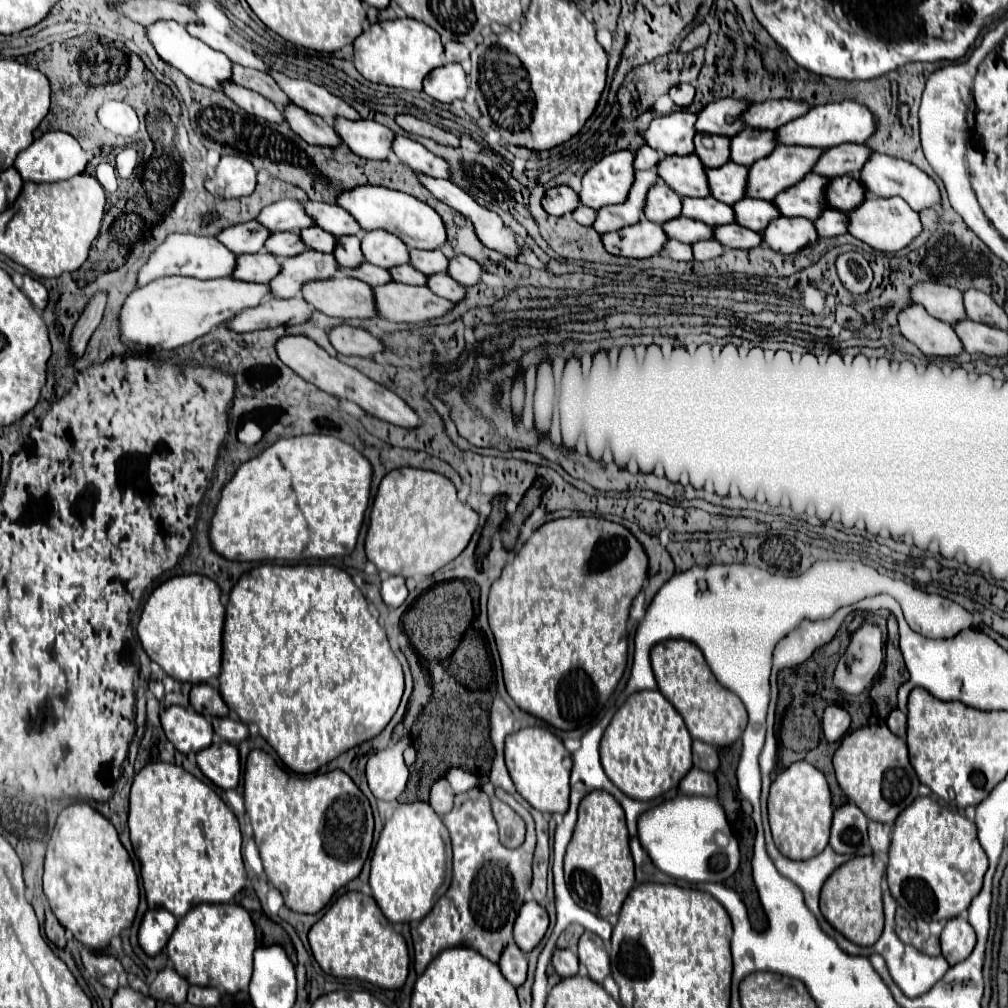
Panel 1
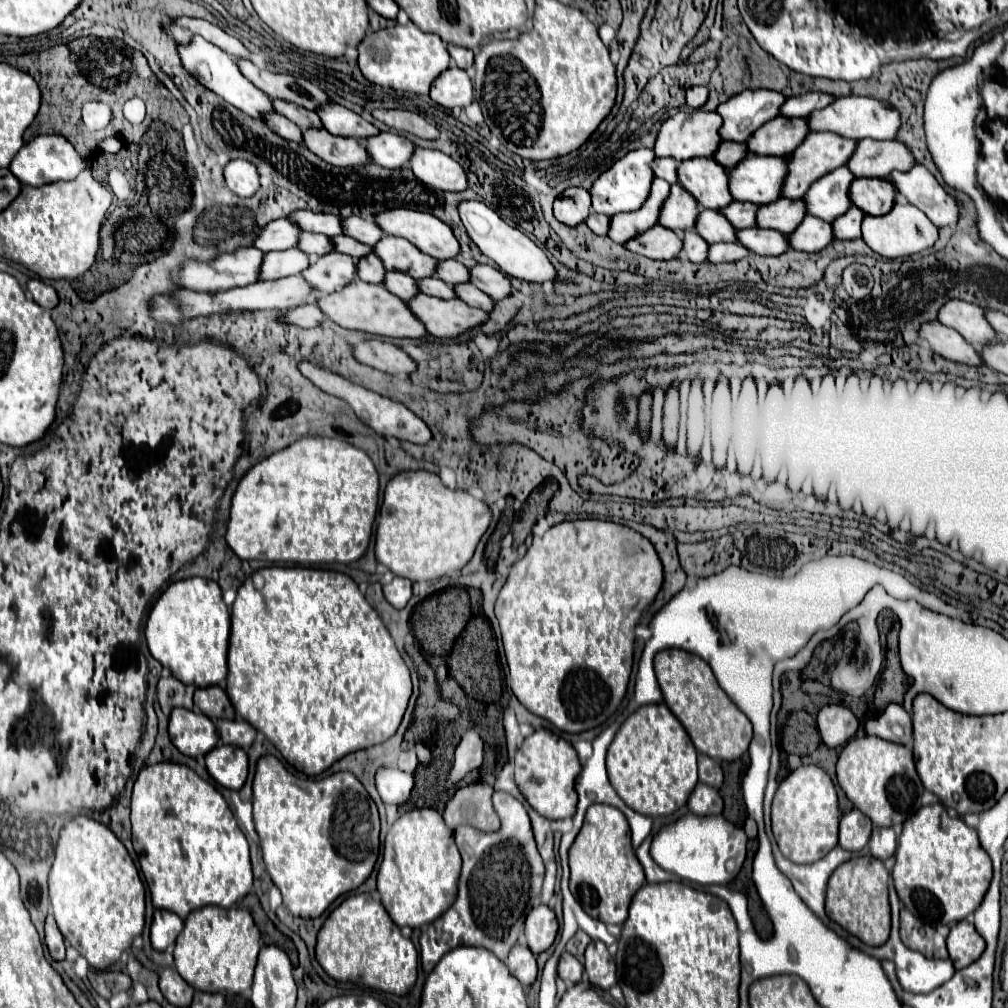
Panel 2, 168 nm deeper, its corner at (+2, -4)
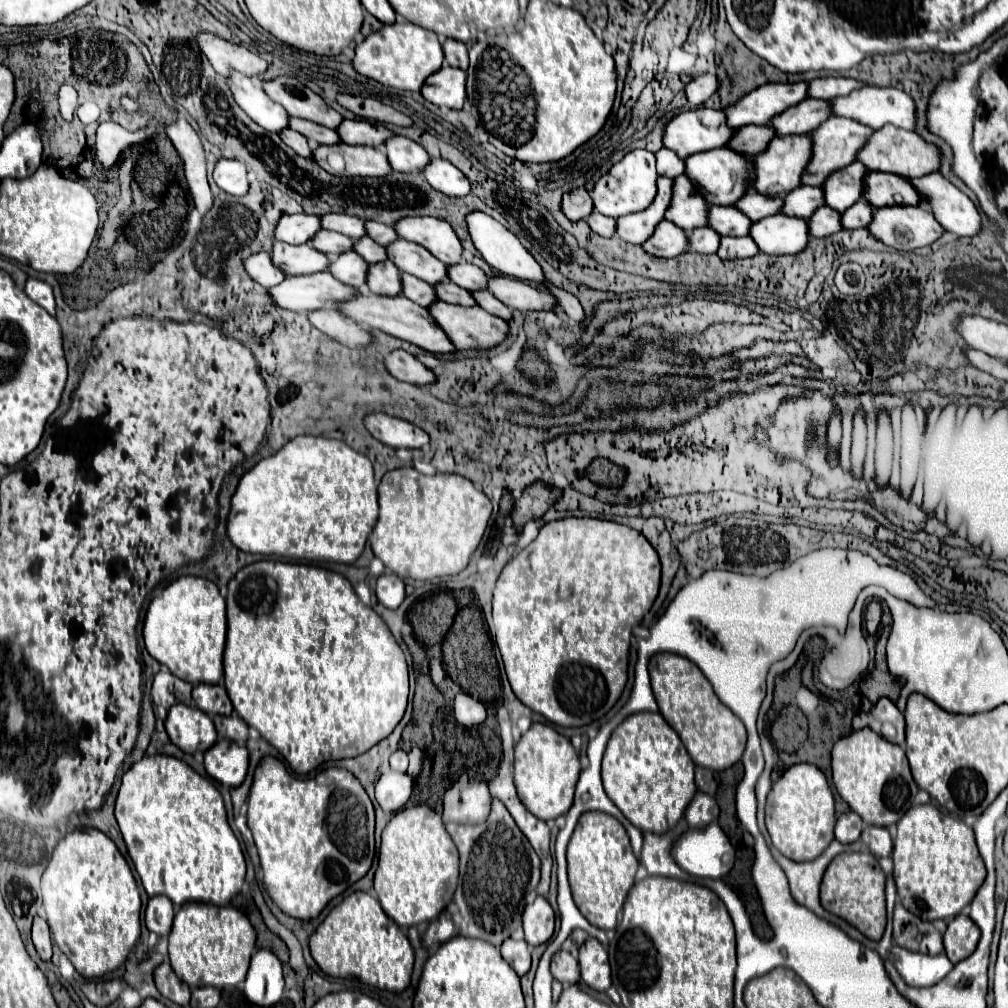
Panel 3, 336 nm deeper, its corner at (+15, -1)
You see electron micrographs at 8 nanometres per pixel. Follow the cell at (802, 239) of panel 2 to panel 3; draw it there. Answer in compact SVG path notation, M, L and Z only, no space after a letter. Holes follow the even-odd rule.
M825 206L821 210L815 212L813 218L809 218L809 232L813 232L813 236L821 238L821 236L831 236L835 232L839 232L841 226L841 212Z

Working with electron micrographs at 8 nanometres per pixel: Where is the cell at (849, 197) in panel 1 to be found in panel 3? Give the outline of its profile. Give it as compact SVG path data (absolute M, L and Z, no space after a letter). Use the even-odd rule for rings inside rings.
M871 172L865 178L865 198L873 206L917 206L923 196L899 174Z

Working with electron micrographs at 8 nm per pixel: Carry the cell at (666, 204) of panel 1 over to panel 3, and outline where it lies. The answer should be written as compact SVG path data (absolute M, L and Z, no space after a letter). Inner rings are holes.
M677 176L673 186L673 204L669 206L667 220L693 232L695 228L709 224L709 206L703 198L703 192L687 176Z

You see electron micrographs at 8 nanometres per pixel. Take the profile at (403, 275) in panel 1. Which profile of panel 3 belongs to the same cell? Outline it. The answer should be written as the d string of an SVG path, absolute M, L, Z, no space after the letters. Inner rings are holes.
M445 280L441 284L435 286L437 288L437 296L439 300L443 302L449 302L449 304L459 304L459 306L477 306L473 294L457 284L453 284L451 280Z

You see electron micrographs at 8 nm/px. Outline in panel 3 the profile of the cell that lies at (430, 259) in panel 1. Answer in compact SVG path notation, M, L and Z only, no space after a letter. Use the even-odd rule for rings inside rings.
M459 262L455 266L449 266L449 280L469 292L489 290L487 288L487 282L489 282L487 274L479 266L469 264L469 262Z

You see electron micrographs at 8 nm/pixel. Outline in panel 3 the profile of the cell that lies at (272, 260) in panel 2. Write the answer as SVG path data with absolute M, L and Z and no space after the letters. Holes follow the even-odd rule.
M275 242L273 248L273 262L279 268L285 268L291 276L303 276L303 274L315 274L329 268L329 256L315 250L311 244L285 244Z

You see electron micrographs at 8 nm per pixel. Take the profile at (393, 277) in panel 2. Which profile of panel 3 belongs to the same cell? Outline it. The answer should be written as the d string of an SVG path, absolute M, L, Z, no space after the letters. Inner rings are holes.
M401 274L401 280L403 280L403 296L405 298L409 298L425 308L433 306L439 300L435 294L435 288L429 286L425 280L419 280L411 274Z

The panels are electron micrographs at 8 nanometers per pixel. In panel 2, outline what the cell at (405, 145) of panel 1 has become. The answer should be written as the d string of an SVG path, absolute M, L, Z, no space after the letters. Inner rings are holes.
M418 147L408 163L412 173L426 185L438 187L442 191L464 191L468 187L464 169L442 151Z

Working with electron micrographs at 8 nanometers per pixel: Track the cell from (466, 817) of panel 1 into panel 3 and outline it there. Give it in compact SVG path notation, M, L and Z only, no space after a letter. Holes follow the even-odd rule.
M493 798L493 808L491 808L491 814L489 814L489 818L487 818L487 822L485 822L485 824L479 824L479 826L447 824L447 832L451 834L453 842L455 842L455 844L457 844L457 848L459 848L459 856L461 856L461 878L463 878L463 882L459 882L457 892L455 892L455 898L453 898L453 902L447 906L447 910L439 916L439 920L437 920L437 922L431 922L431 924L429 924L429 928L425 930L425 934L423 934L423 944L425 944L425 948L429 948L429 950L431 950L431 948L435 948L435 946L439 946L439 944L443 944L443 942L447 942L447 940L455 938L455 936L471 936L471 938L481 938L481 940L485 940L485 942L491 942L493 946L497 946L497 948L499 948L499 946L503 944L503 940L505 940L505 938L509 938L517 926L521 926L523 898L525 898L525 892L529 892L529 882L531 882L531 878L533 878L533 886L537 886L537 880L539 880L539 874L541 874L541 860L539 860L539 856L535 854L535 850L531 848L529 840L527 840L527 838L523 836L523 832L517 828L517 824L515 824L515 820L511 818L511 814L507 812L507 808L505 808L497 798Z

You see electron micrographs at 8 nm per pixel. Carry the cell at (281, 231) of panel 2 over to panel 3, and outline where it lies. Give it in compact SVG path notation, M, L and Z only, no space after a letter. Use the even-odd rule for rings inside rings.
M291 214L279 220L275 236L277 240L283 240L289 244L307 244L309 240L313 240L313 236L319 230L321 230L321 216Z

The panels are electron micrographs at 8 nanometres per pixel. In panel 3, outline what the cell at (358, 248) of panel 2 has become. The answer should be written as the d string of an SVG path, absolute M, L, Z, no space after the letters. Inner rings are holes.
M365 236L365 240L357 240L357 254L361 254L365 260L369 260L369 264L377 264L377 262L385 262L387 260L387 252L385 246L379 246L373 238Z

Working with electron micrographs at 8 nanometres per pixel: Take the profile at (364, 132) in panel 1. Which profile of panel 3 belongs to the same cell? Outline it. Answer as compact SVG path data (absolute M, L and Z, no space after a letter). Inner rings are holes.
M393 136L393 140L387 140L383 148L389 156L391 168L397 172L423 172L431 160L423 146L405 136Z

